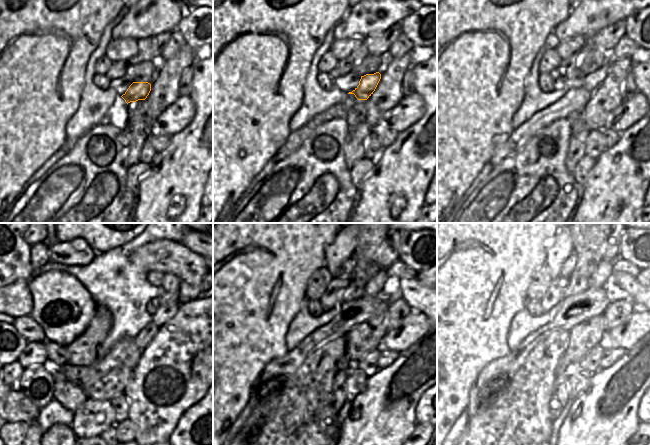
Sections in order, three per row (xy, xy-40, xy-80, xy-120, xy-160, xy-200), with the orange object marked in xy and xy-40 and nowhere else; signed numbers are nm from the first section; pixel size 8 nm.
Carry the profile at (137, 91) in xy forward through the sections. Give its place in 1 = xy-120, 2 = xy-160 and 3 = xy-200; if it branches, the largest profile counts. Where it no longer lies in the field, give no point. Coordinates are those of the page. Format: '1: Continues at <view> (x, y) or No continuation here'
1: Continues at xy-120 (149, 296)
2: Continues at xy-160 (380, 286)
3: Continues at xy-200 (603, 275)

